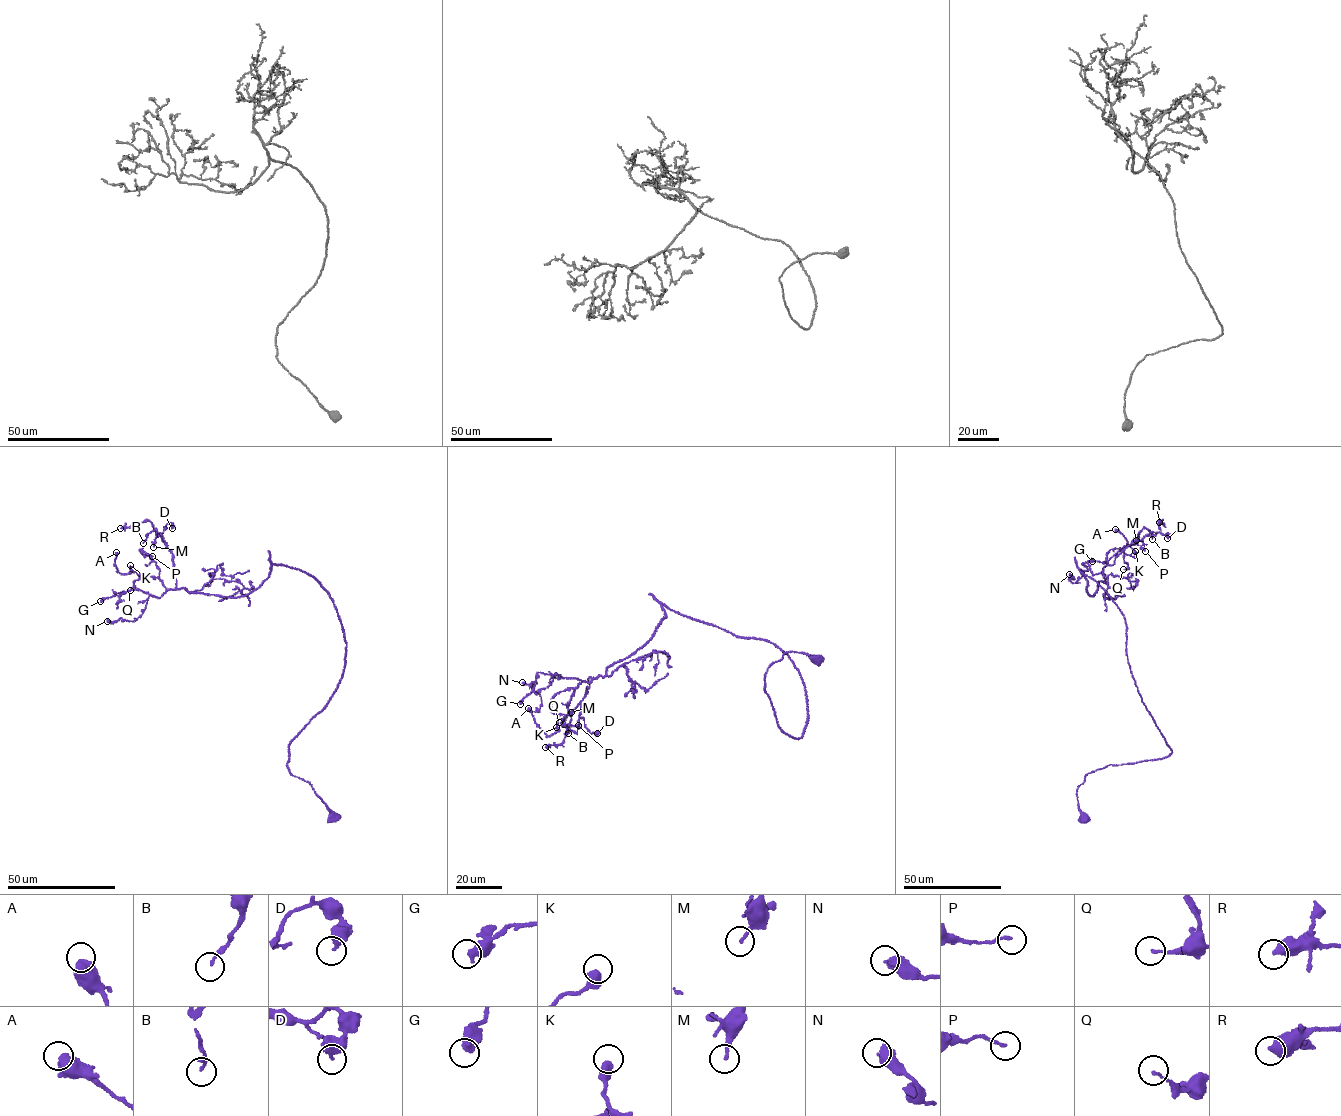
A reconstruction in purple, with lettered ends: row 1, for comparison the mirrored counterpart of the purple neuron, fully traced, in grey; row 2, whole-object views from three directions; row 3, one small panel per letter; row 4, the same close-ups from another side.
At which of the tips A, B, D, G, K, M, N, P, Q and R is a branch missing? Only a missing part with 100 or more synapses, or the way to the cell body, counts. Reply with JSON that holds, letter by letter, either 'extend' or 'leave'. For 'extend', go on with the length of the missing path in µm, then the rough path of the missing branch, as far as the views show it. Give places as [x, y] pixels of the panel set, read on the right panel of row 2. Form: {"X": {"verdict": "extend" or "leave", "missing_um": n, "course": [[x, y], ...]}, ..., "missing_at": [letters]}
{"A": {"verdict": "leave"}, "B": {"verdict": "leave"}, "D": {"verdict": "leave"}, "G": {"verdict": "leave"}, "K": {"verdict": "leave"}, "M": {"verdict": "leave"}, "N": {"verdict": "leave"}, "P": {"verdict": "leave"}, "Q": {"verdict": "leave"}, "R": {"verdict": "leave"}, "missing_at": []}

